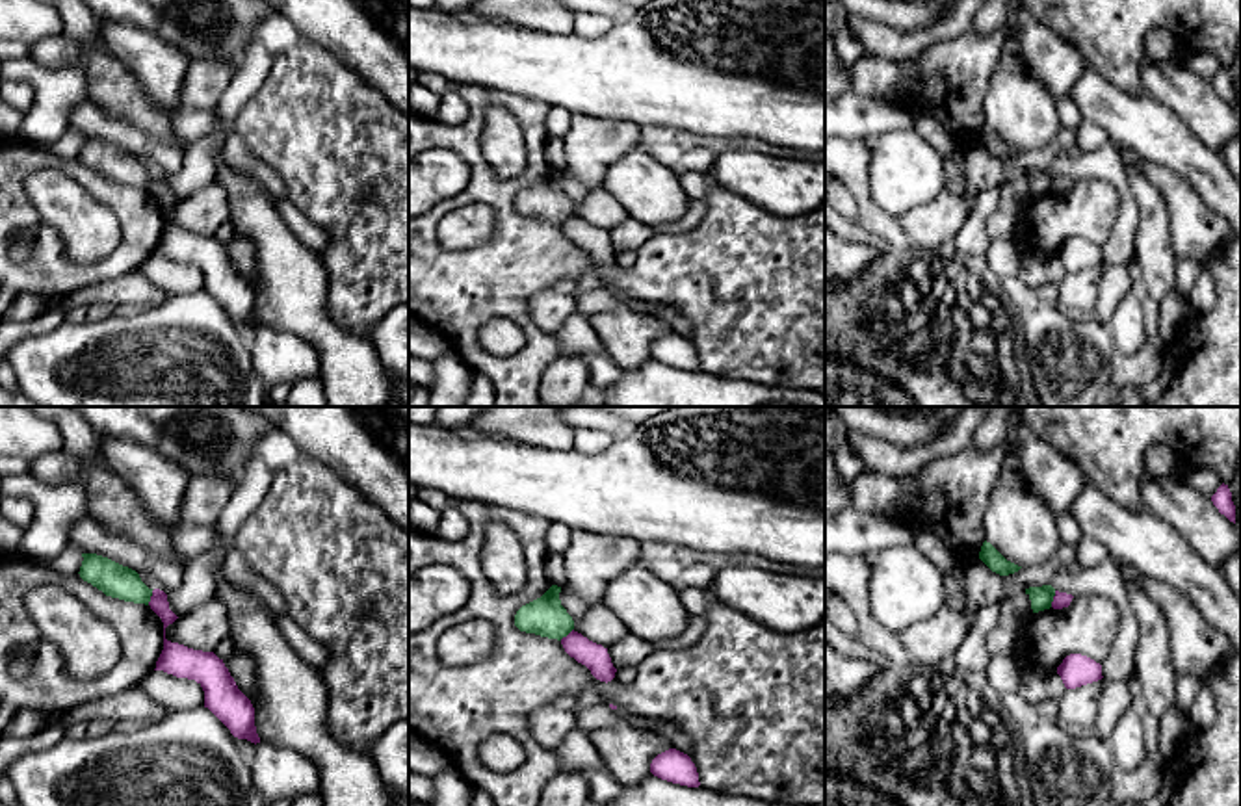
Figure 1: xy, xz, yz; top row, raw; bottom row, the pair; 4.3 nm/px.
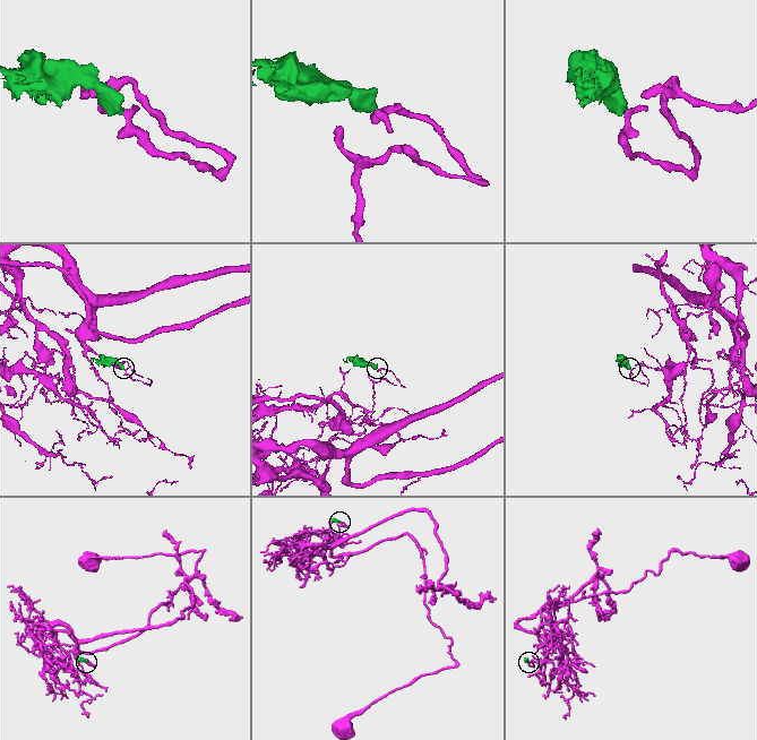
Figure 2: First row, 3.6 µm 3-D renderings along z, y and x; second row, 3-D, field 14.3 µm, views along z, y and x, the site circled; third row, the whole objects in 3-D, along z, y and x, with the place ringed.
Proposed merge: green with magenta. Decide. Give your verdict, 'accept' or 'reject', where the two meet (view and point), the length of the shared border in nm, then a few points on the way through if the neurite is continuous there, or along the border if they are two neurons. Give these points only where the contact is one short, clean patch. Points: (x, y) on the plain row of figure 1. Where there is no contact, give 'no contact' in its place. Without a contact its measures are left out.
reject | yz (1052, 182) | 80 nm | along yz (1056, 175), (1050, 190)

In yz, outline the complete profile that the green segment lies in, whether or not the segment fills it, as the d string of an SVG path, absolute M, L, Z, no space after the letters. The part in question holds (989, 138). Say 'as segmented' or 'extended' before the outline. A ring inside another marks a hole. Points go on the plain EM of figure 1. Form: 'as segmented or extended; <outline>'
as segmented; M983 126L979 143L996 158L1009 160L1018 156L1022 150L1007 145L990 126Z

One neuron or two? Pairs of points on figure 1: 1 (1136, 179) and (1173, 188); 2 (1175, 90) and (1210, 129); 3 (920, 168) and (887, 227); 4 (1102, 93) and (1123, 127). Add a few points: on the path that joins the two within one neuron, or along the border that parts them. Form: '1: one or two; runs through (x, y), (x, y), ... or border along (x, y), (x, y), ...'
1: two; border along (1128, 162), (1160, 192), (1167, 208), (1167, 223)
2: one; runs through (1184, 99), (1204, 119)
3: two; border along (868, 181), (872, 199), (896, 220)
4: one; runs through (1104, 101), (1123, 119)

